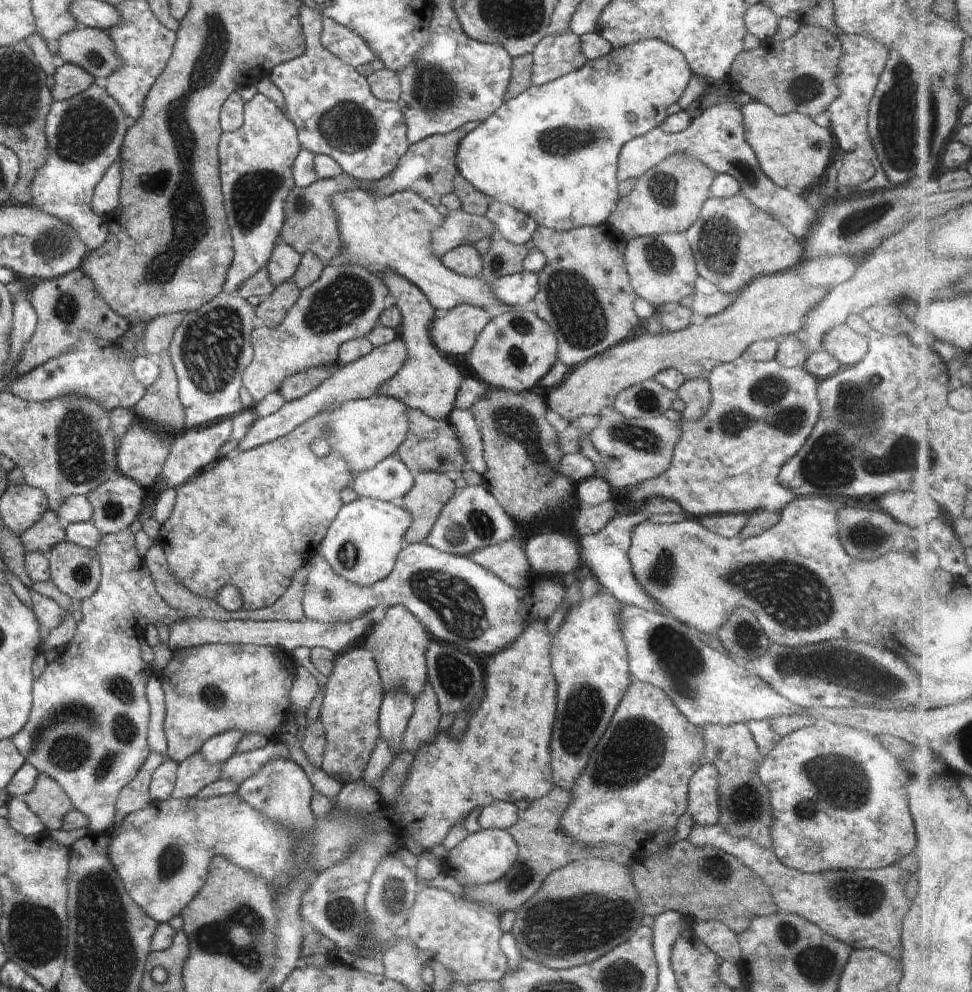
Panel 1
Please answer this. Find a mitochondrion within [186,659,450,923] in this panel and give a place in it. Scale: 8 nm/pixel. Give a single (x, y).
(393, 896)

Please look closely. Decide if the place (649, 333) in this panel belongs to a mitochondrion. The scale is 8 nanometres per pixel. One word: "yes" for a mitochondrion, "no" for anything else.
no

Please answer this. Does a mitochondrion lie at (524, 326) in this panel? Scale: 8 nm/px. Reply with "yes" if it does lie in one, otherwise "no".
yes

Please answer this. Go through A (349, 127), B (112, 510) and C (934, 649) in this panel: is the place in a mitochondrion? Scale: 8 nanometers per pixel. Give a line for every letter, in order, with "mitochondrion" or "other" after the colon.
A: mitochondrion
B: mitochondrion
C: other

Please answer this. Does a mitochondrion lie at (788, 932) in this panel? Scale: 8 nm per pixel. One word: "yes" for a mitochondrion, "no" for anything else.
yes

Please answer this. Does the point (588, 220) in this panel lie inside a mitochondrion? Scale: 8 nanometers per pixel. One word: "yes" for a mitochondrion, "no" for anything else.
no

